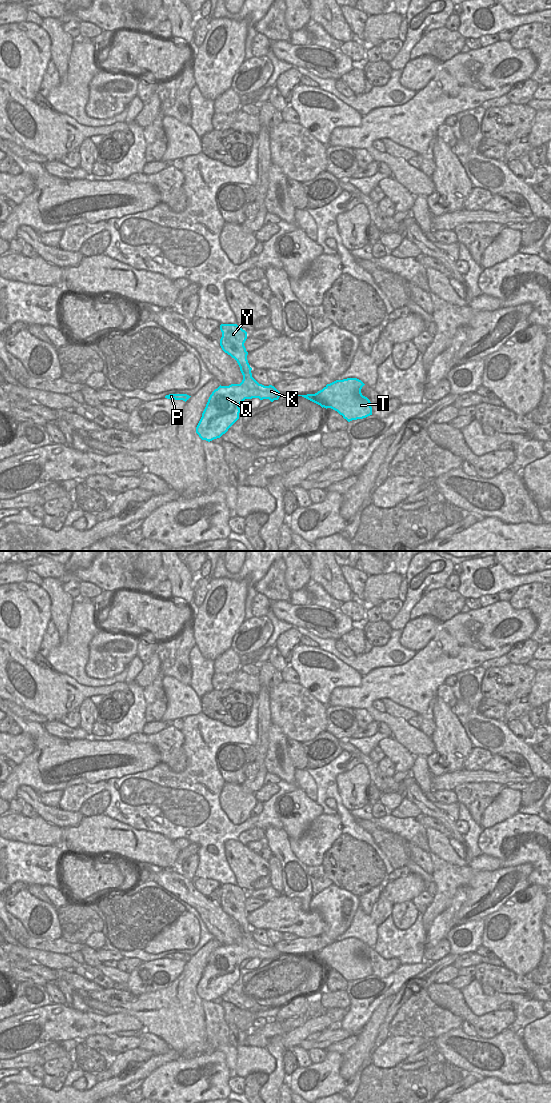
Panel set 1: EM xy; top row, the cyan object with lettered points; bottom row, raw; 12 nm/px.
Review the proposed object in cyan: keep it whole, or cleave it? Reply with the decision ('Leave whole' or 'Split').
Leave whole.

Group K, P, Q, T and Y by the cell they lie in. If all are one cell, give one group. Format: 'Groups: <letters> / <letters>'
Groups: K P Q T Y.

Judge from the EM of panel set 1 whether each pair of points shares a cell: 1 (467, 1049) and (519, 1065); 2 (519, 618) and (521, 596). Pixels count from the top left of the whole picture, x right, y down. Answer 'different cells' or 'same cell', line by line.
1: same cell
2: different cells

